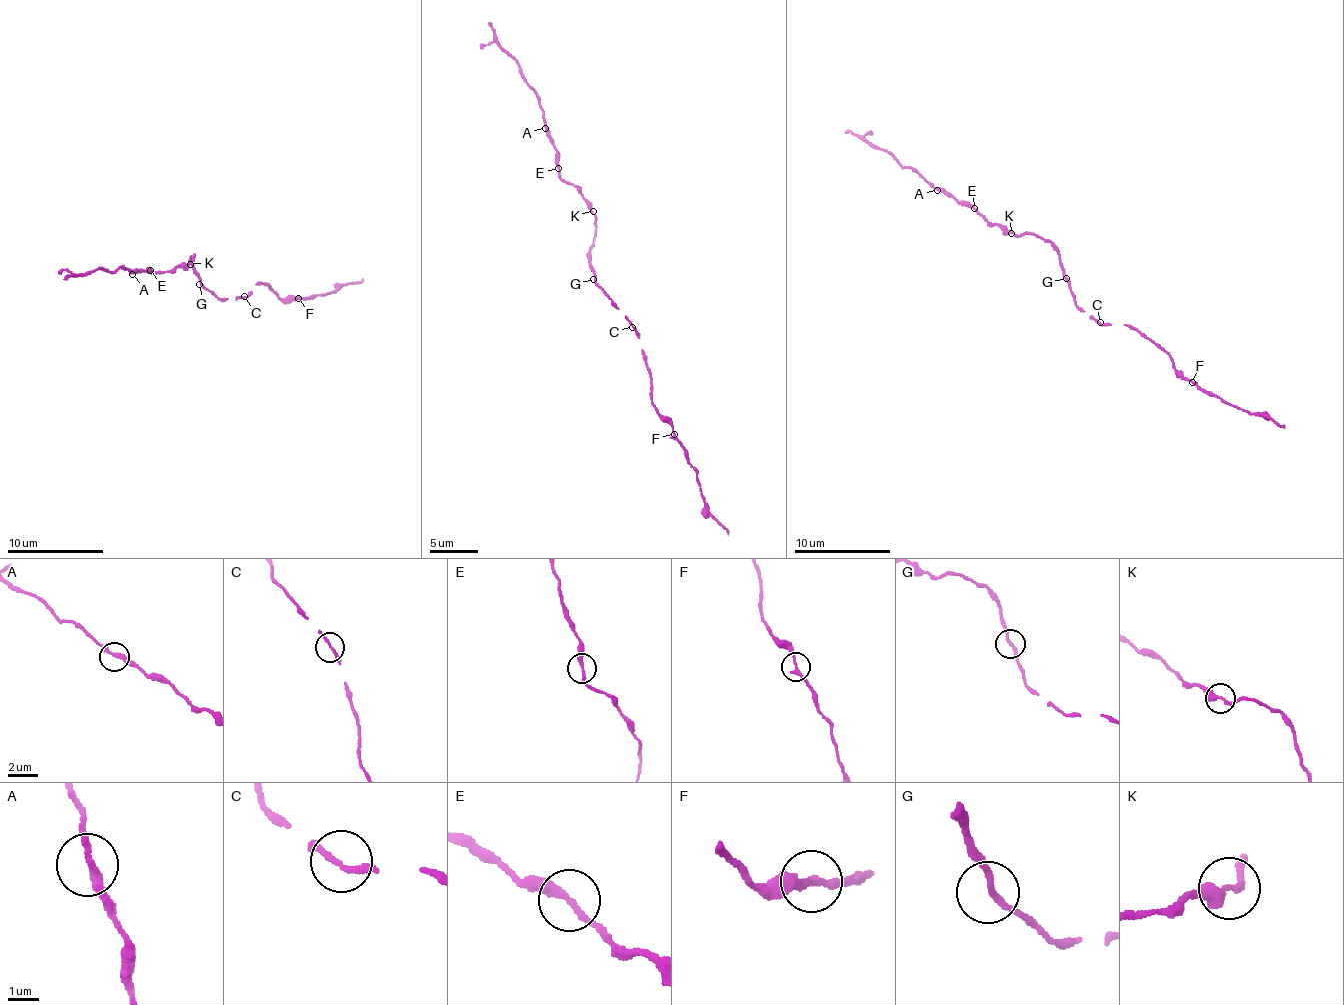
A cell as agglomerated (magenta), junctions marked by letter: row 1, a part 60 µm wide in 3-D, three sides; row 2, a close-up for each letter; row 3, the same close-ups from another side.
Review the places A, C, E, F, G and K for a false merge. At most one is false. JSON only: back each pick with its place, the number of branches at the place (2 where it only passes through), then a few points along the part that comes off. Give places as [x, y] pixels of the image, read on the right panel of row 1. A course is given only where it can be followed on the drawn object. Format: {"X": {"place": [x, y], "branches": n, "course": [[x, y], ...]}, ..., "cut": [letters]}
{"cut": []}

